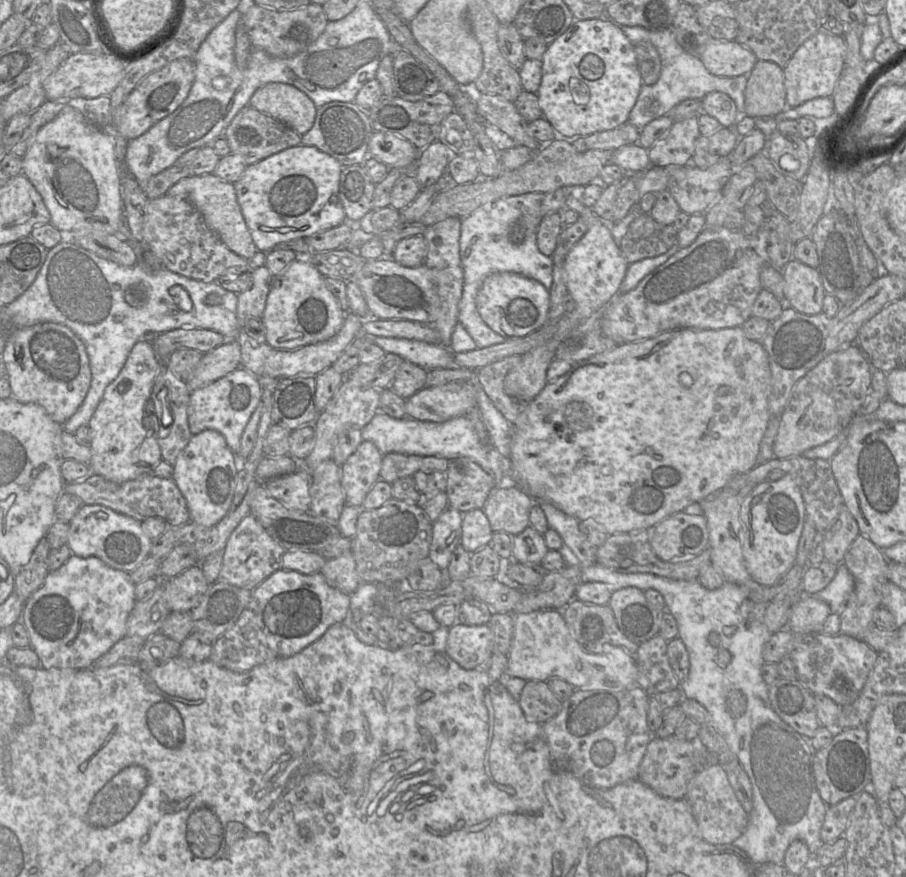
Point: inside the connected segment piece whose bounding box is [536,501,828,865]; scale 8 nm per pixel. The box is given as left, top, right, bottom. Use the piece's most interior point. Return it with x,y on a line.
723,629

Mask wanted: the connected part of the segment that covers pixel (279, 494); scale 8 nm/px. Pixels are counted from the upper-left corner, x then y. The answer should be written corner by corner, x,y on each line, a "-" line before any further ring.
299,471
261,483
284,506
299,511
310,511
310,484
311,476

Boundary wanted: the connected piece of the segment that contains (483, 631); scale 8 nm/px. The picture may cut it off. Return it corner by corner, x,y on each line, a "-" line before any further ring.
487,624
449,627
444,650
464,669
481,668
493,654
493,634

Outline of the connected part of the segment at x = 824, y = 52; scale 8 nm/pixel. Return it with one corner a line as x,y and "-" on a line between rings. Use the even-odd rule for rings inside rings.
821,28
807,39
783,68
787,107
796,107
817,97
831,97
841,75
846,57
846,42
842,35
834,35

